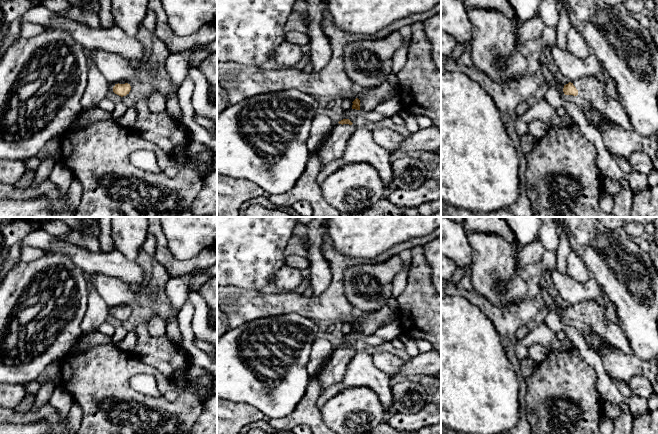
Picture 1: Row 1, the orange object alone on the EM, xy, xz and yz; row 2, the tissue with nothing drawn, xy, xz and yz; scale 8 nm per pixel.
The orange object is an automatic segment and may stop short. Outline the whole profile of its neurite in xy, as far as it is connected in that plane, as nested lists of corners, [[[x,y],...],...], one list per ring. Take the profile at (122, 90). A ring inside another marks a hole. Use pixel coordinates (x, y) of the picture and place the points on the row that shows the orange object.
[[[127,80],[117,81],[110,84],[110,91],[113,91],[115,94],[123,97],[129,94],[131,86]]]

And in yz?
[[[595,76],[583,77],[569,82],[564,85],[563,92],[565,95],[583,98],[622,128],[632,129],[628,115],[621,103],[607,96],[605,84]]]

